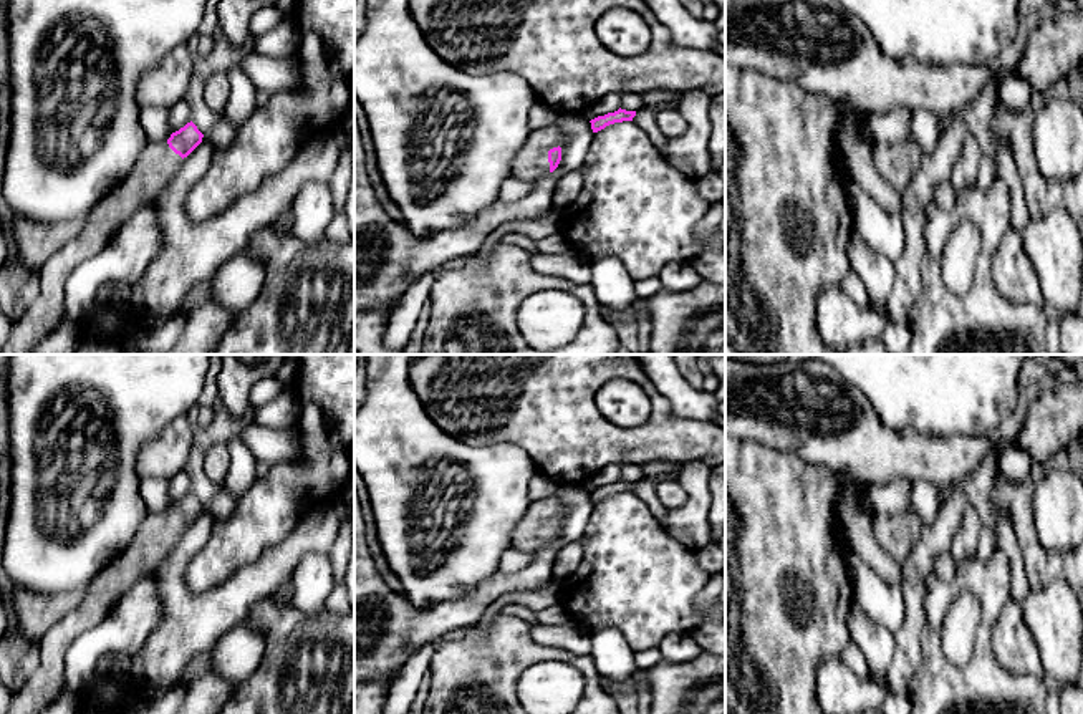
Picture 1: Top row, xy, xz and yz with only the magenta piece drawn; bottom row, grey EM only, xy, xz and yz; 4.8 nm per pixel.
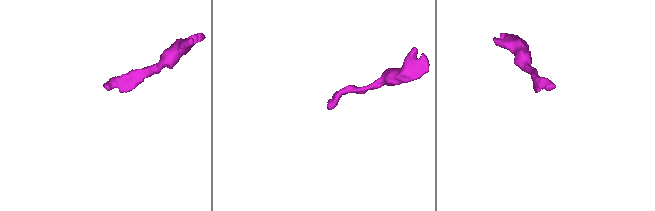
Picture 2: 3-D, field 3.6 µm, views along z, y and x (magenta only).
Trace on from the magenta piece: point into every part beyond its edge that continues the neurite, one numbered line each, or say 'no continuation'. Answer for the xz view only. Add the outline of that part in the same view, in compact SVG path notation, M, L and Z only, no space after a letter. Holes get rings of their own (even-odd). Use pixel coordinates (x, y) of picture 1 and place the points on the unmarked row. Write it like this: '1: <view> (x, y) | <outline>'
1: xz (532, 534) | M556 495L532 502L512 533L512 548L530 553L543 548L550 543L548 522L561 512L563 505Z

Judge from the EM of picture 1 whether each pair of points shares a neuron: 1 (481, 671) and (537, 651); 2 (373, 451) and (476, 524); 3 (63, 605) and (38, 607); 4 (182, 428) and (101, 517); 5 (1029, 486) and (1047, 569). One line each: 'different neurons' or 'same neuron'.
1: same neuron
2: same neuron
3: same neuron
4: different neurons
5: same neuron

